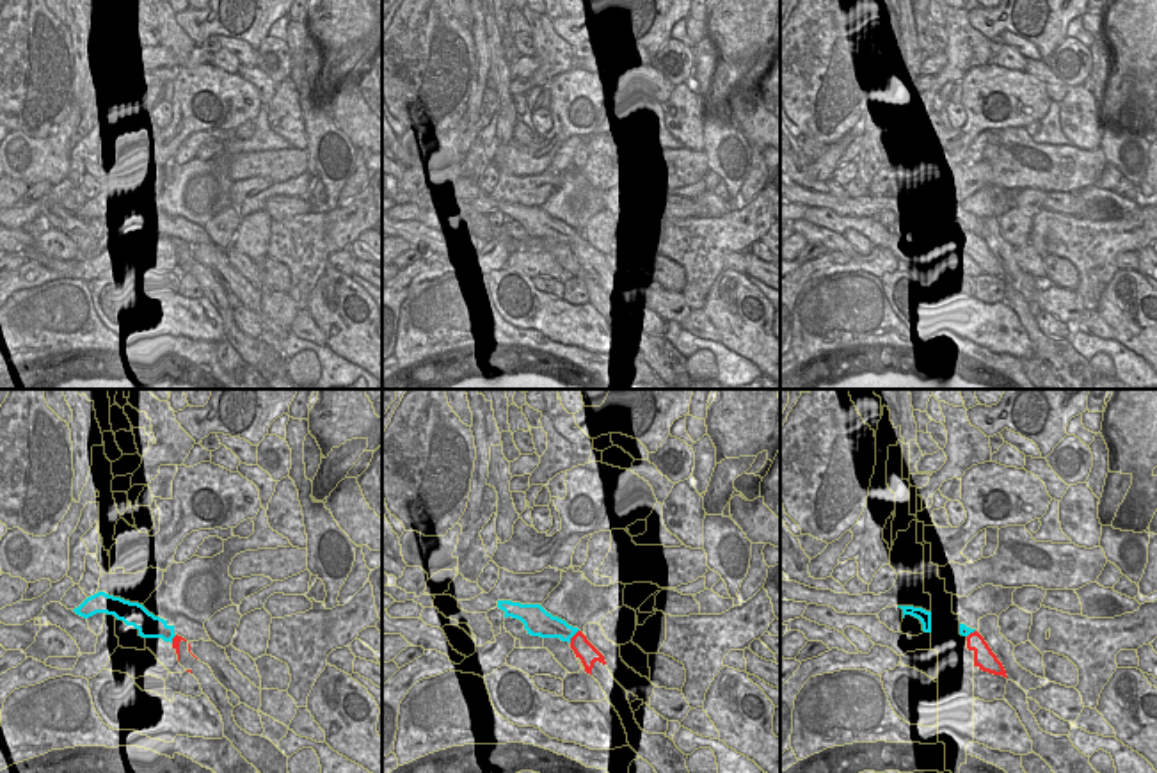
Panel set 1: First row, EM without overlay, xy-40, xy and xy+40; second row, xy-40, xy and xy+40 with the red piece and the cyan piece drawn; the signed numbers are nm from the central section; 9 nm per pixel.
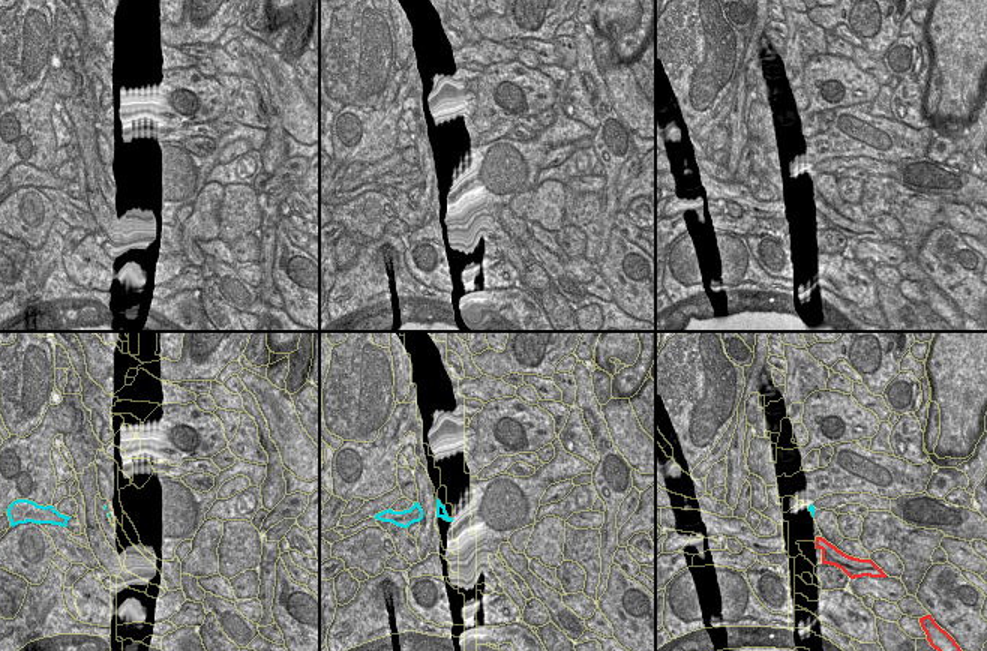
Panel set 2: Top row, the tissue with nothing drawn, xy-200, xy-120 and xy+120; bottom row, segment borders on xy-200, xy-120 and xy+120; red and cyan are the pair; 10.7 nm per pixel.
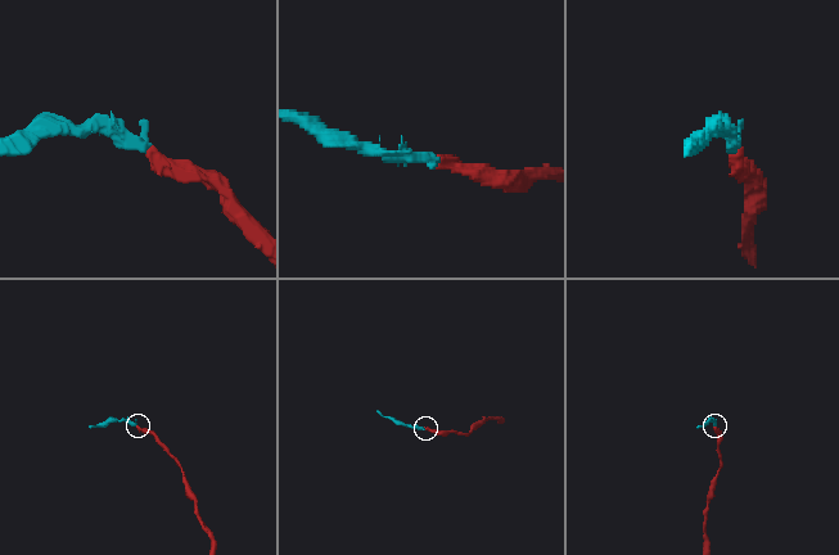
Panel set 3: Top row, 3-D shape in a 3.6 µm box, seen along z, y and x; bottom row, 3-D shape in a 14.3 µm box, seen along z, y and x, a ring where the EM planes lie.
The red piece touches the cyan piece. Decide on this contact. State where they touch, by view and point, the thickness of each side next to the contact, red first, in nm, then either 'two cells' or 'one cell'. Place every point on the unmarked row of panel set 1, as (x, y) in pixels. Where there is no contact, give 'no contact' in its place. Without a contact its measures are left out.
meets red in xy at (573, 239); 180 nm thick on the red side, 220 nm on the other; two cells

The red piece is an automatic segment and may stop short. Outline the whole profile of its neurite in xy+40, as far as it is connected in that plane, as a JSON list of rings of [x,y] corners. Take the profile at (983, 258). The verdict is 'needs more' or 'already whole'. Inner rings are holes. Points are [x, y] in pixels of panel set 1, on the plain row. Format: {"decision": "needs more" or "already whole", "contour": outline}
{"decision": "already whole", "contour": [[[977,233],[967,238],[967,251],[974,254],[974,268],[983,274],[1002,277],[1008,281],[1002,265],[997,261],[997,258],[992,254],[988,245]]]}

